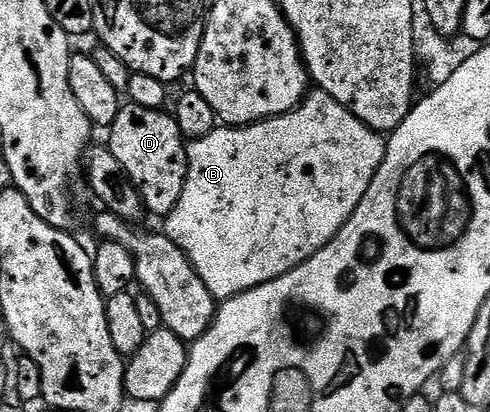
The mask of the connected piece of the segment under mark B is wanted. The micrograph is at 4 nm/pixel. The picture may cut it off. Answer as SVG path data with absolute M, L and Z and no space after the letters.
M316 88L305 97L300 105L295 106L290 112L280 114L276 118L265 118L262 122L253 122L250 126L229 126L211 130L206 136L191 139L187 143L188 171L186 172L186 184L182 188L182 196L178 196L178 204L163 219L163 233L168 239L188 257L190 264L198 272L202 284L212 293L217 300L233 298L250 288L258 288L294 268L298 268L310 256L314 256L327 244L337 232L346 224L349 216L358 208L362 196L370 188L374 176L384 159L385 135L376 133L362 120L350 113L338 100L334 100L325 90Z

